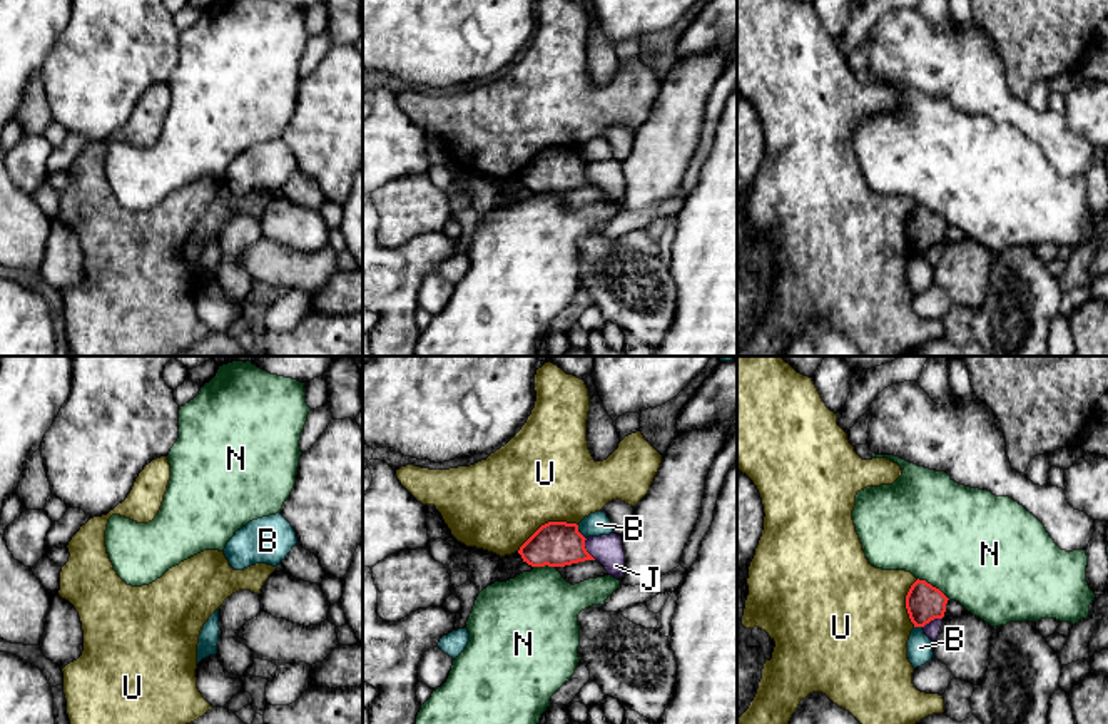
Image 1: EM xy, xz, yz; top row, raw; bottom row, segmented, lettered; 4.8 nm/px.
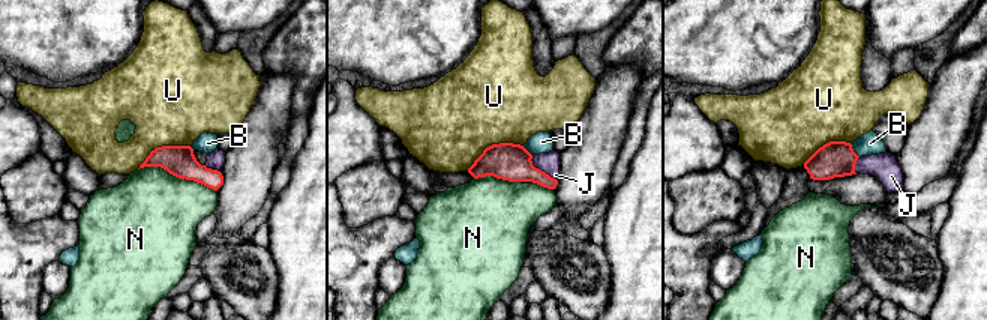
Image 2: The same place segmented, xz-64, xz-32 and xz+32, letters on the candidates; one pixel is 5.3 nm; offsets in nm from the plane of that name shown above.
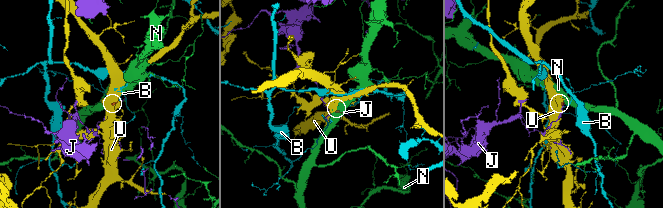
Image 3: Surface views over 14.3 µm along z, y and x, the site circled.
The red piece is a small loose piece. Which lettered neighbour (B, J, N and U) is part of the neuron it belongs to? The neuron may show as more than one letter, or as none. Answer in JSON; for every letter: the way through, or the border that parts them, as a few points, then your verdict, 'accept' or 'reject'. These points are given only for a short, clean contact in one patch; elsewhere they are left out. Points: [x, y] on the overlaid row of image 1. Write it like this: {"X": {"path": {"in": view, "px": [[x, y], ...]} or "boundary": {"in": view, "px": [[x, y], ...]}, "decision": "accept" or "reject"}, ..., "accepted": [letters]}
{"B": {"boundary": {"in": "xz", "px": [[577, 525], [577, 530], [585, 539]]}, "decision": "reject"}, "J": {"decision": "reject"}, "N": {"decision": "reject"}, "U": {"decision": "accept"}, "accepted": ["U"]}

